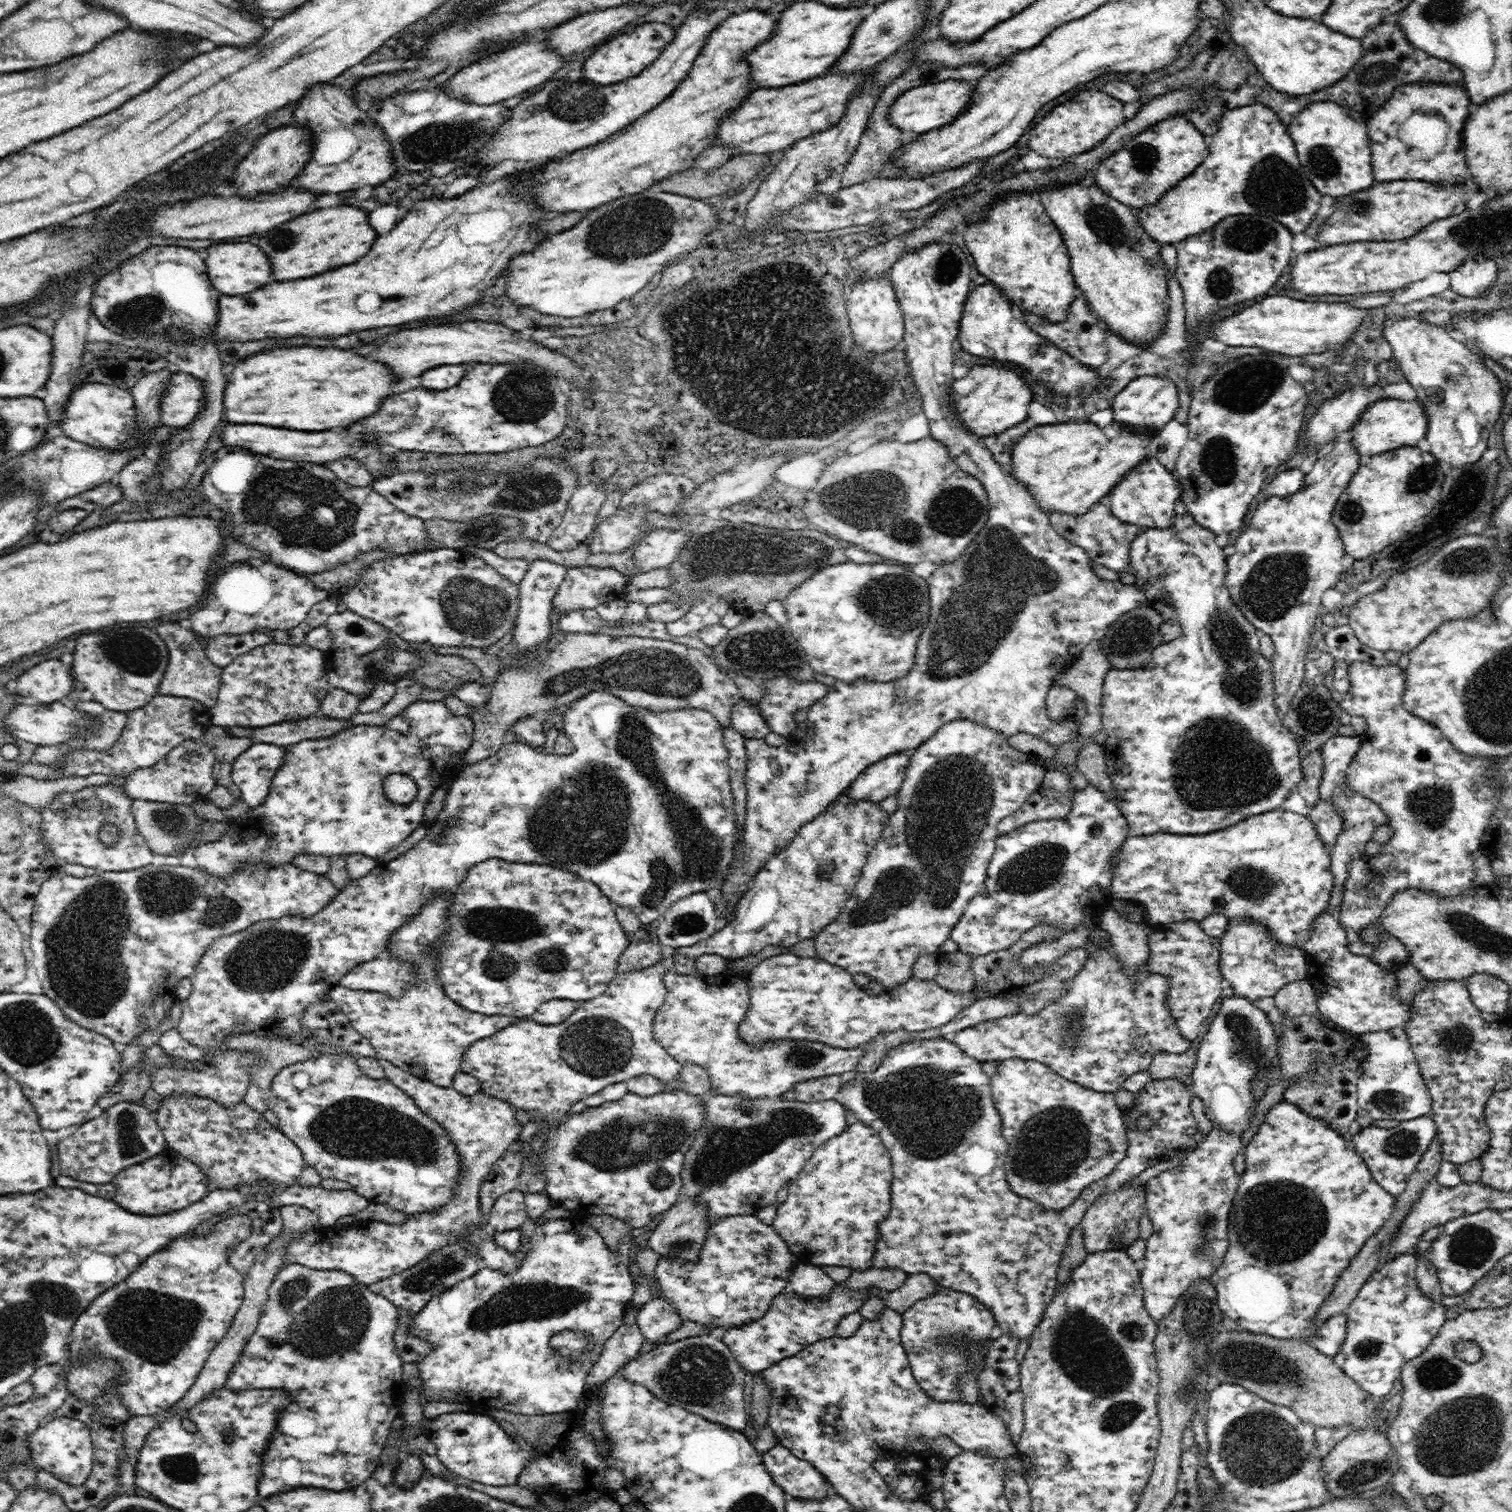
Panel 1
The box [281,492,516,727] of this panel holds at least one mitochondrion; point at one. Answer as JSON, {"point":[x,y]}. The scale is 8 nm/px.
{"point":[472,607]}

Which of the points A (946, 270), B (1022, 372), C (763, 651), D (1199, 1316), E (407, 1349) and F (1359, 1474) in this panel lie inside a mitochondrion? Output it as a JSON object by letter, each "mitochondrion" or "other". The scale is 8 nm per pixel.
{"A":"mitochondrion","B":"other","C":"mitochondrion","D":"mitochondrion","E":"other","F":"mitochondrion"}

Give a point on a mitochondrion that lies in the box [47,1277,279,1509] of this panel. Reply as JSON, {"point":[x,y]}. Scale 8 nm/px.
{"point":[156,1326]}

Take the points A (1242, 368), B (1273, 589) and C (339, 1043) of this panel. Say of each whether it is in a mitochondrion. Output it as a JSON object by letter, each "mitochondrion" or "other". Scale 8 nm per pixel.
{"A":"mitochondrion","B":"mitochondrion","C":"other"}

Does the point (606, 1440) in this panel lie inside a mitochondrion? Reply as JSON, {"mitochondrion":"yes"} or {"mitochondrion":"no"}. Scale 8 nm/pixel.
{"mitochondrion":"no"}

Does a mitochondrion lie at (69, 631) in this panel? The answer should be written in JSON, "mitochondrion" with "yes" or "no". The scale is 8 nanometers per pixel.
{"mitochondrion":"no"}

